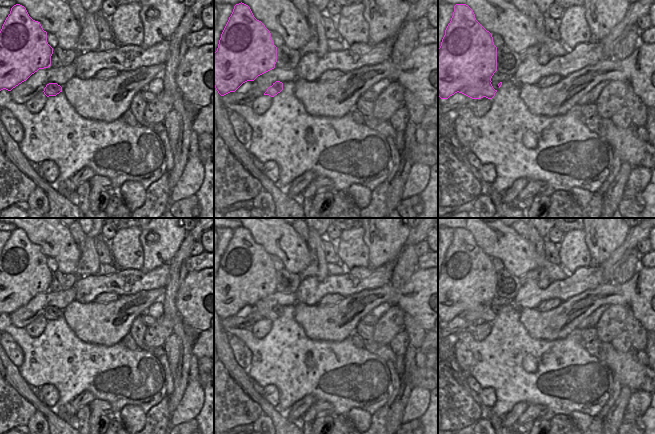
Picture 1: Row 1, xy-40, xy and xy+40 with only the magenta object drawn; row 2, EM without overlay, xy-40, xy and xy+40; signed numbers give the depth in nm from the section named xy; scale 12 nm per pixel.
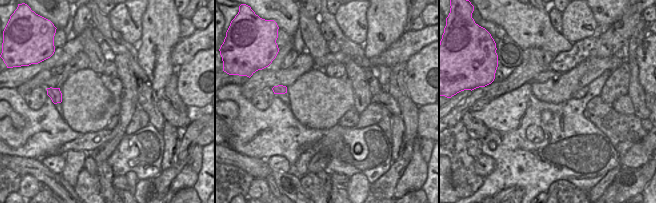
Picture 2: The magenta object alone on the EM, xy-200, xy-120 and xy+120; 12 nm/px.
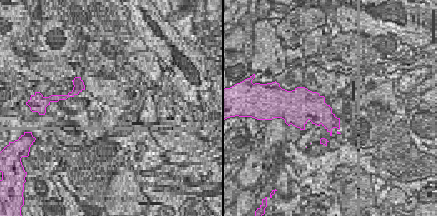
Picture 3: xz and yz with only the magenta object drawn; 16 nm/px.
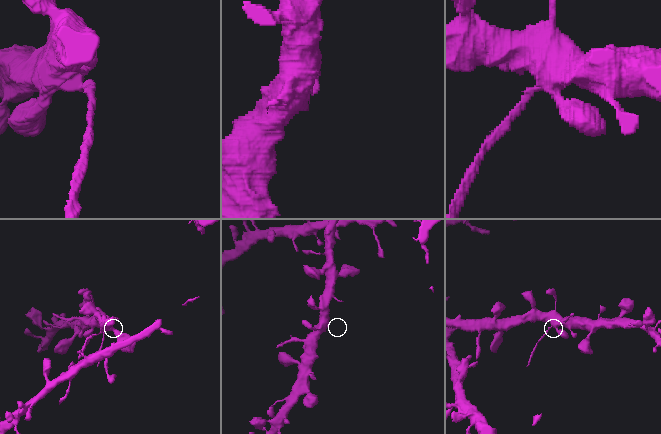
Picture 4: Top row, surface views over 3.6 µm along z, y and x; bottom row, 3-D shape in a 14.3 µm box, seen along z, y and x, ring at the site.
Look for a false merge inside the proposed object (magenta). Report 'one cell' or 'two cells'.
two cells

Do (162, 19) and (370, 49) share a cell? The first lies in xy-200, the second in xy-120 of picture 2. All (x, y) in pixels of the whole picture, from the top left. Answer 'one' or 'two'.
one

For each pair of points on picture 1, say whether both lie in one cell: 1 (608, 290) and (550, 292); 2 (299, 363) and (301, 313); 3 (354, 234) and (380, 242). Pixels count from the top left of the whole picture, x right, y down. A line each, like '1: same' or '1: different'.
1: different
2: different
3: different

